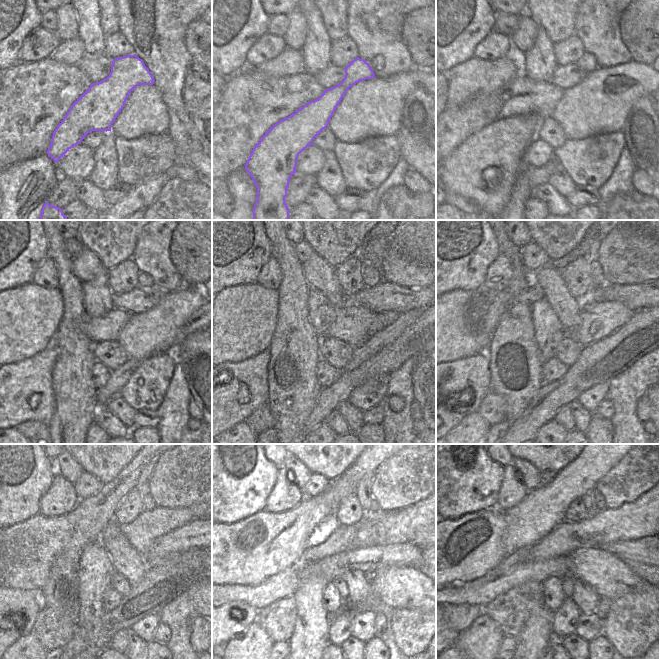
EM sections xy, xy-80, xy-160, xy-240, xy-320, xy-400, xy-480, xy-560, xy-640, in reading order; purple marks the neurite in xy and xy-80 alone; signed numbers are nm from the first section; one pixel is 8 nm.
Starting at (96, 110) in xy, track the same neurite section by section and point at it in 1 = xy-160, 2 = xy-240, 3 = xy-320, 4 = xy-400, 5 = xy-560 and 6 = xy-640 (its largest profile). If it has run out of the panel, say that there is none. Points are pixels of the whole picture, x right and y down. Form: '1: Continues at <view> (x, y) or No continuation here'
1: Continues at xy-160 (483, 168)
2: Continues at xy-240 (10, 394)
3: Continues at xy-320 (232, 392)
4: Continues at xy-400 (456, 388)
5: Continues at xy-560 (232, 618)
6: Continues at xy-640 (459, 617)

